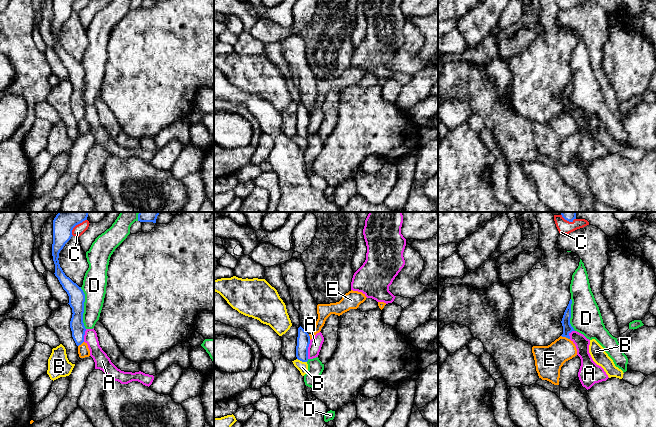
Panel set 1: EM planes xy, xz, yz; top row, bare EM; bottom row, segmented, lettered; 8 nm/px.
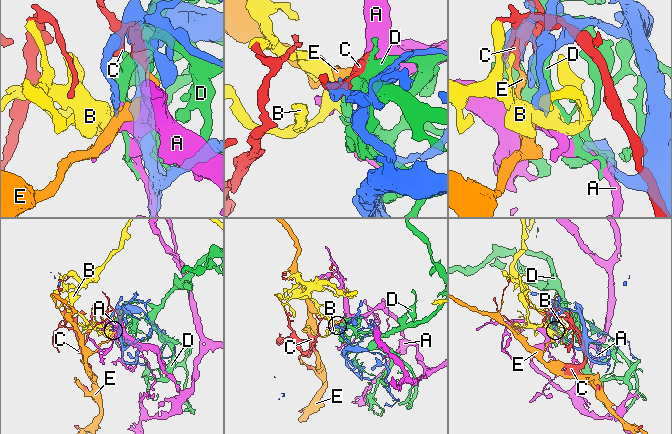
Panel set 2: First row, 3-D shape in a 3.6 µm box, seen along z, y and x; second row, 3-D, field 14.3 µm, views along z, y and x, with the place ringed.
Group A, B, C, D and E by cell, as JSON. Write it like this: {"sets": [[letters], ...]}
{"sets": [["A"], ["B"], ["C", "E"], ["D"]]}

